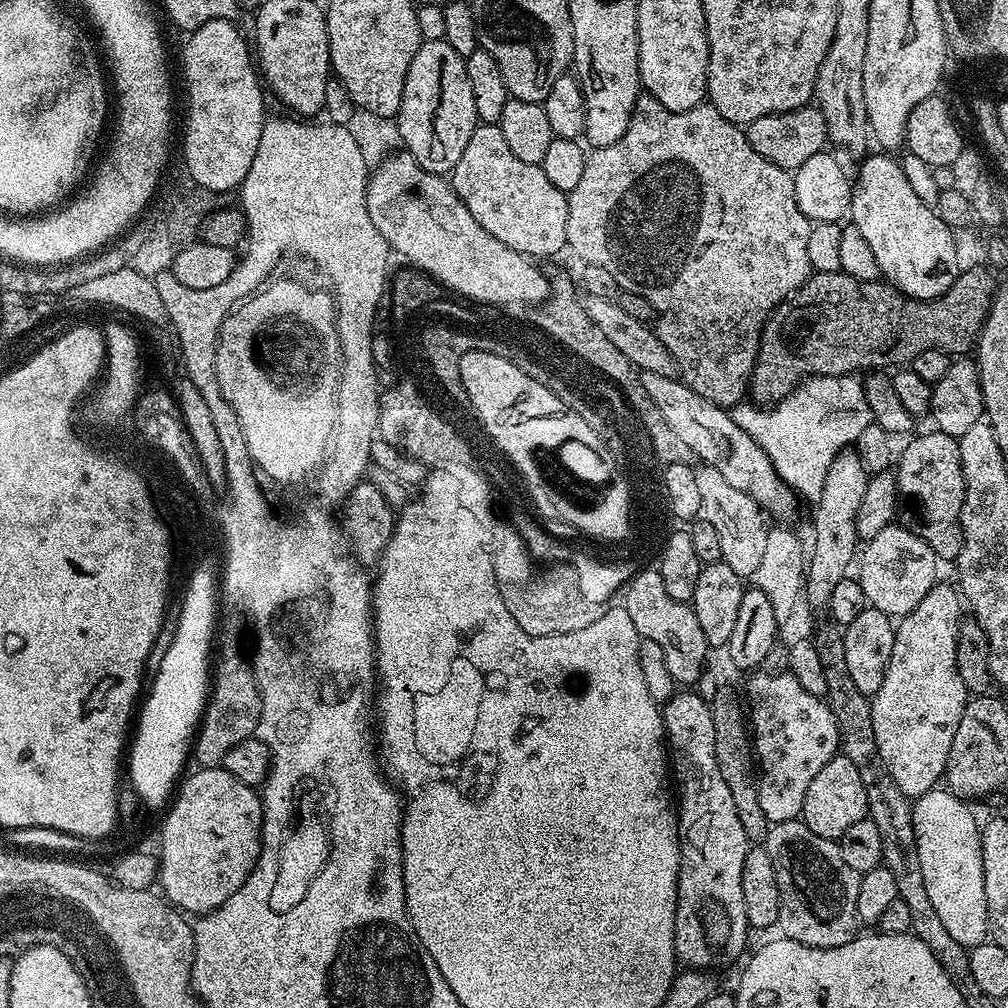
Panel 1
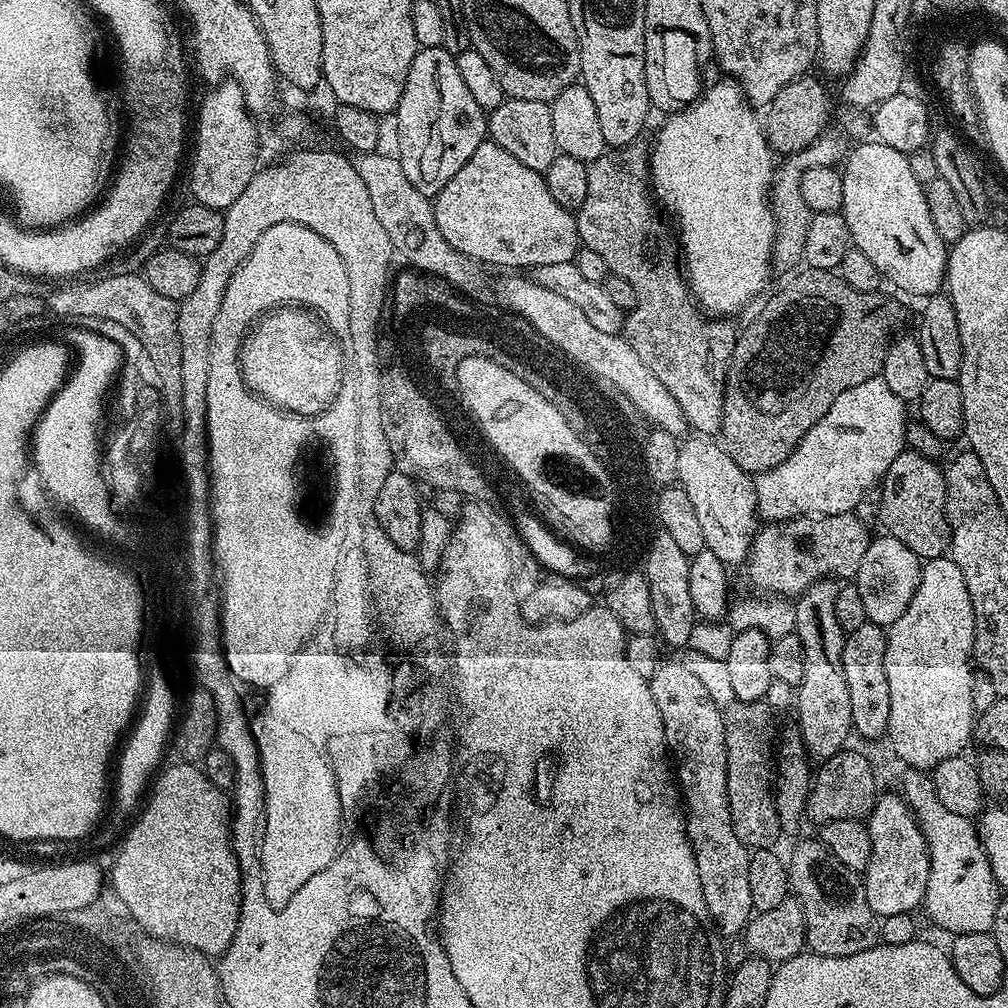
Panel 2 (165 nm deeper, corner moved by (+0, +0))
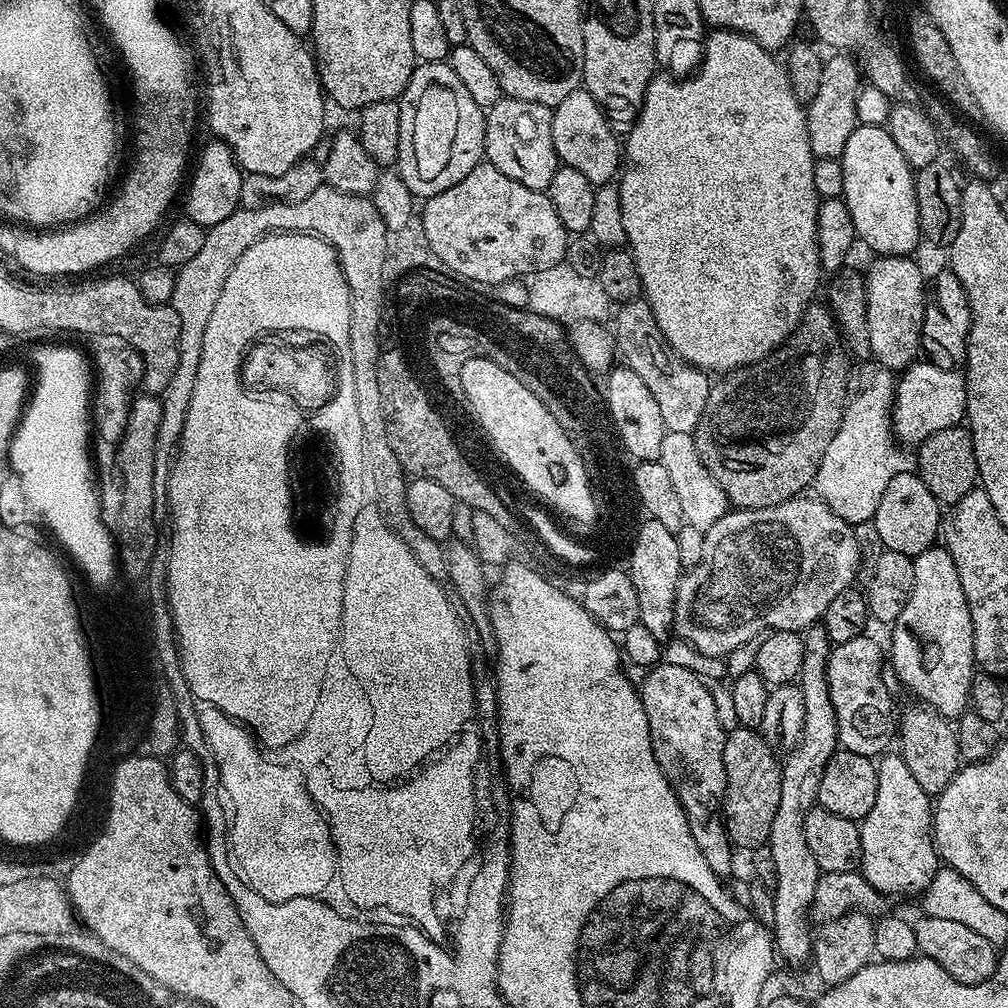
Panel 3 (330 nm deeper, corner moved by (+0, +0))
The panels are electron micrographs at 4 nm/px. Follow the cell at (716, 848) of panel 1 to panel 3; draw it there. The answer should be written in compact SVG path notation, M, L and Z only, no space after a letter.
M659 663L655 668L647 669L645 678L638 684L640 701L646 710L646 722L650 726L650 742L654 750L654 758L662 770L662 774L676 791L686 818L690 822L690 834L694 842L698 842L698 850L702 850L702 858L710 862L710 870L718 877L727 877L732 868L732 852L734 845L728 838L724 825L724 791L726 790L726 766L724 765L724 738L726 733L718 724L717 711L714 708L713 689L699 674L691 672L683 666L670 666Z

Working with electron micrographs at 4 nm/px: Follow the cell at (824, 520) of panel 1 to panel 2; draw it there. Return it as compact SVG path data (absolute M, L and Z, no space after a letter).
M835 579L814 582L798 597L795 597L795 634L802 642L804 665L802 682L794 688L794 713L804 751L813 761L823 762L834 754L845 751L848 732L854 728L854 713L850 702L850 686L846 686L846 674L842 662L845 632L838 626L834 615L834 598L838 587Z

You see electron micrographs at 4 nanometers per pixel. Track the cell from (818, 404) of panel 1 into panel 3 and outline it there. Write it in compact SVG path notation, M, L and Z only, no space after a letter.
M876 370L868 385L845 404L842 422L834 438L830 438L826 454L822 454L814 481L815 495L847 524L855 526L872 519L878 510L878 502L882 502L886 486L890 486L890 478L903 472L917 471L915 455L901 447L892 431L895 394L893 373Z

